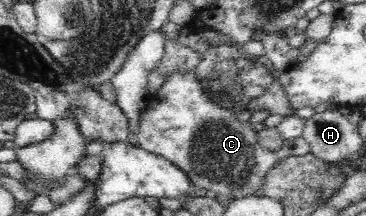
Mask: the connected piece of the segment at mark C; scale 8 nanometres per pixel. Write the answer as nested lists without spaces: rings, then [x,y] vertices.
[[[194,69],[190,72],[178,71],[168,75],[167,77],[164,77],[164,83],[159,90],[160,91],[158,91],[158,93],[156,93],[154,96],[149,96],[147,99],[147,108],[142,112],[142,117],[140,117],[140,125],[138,125],[137,143],[142,149],[146,150],[147,153],[170,160],[170,163],[176,164],[178,168],[182,168],[182,170],[186,171],[188,178],[190,178],[190,182],[192,182],[192,185],[195,185],[196,188],[205,188],[205,190],[207,190],[212,196],[232,196],[232,199],[242,196],[249,196],[252,194],[255,195],[255,191],[263,183],[263,177],[266,175],[266,172],[274,164],[277,164],[280,160],[284,159],[285,154],[282,150],[270,151],[265,147],[260,147],[260,145],[256,143],[256,134],[258,131],[252,127],[253,125],[249,124],[249,120],[240,121],[236,117],[238,113],[232,112],[232,110],[222,110],[222,107],[216,106],[212,100],[207,99],[206,94],[203,93],[203,89],[201,89],[199,79],[195,76]]]

